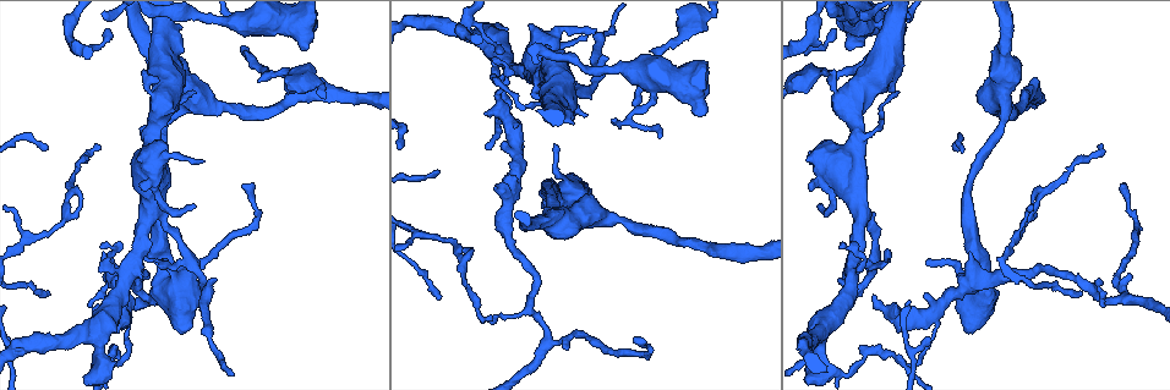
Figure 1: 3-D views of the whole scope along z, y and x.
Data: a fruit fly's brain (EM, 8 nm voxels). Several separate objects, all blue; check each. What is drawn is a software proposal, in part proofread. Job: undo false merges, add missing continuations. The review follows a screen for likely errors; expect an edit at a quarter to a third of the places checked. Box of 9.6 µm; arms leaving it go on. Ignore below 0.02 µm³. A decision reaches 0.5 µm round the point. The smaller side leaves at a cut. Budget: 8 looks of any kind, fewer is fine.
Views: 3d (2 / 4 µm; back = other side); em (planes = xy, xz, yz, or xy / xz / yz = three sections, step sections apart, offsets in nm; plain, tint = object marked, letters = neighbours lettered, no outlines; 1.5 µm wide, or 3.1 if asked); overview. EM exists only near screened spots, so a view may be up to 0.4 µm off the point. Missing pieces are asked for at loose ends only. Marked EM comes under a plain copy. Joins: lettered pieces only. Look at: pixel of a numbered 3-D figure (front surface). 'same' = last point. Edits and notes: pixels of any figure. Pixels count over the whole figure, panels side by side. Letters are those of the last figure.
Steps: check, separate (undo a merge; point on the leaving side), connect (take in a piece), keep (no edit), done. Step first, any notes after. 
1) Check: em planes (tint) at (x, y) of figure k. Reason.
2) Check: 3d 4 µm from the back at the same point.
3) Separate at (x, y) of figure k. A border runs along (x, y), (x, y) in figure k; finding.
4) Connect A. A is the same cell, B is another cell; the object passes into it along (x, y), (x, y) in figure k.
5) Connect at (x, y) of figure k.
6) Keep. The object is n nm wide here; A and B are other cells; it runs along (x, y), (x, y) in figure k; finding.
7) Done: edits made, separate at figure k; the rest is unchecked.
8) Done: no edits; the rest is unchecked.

Check: 3d 4 µm from the back at (495, 59) of figure 1. An open end.

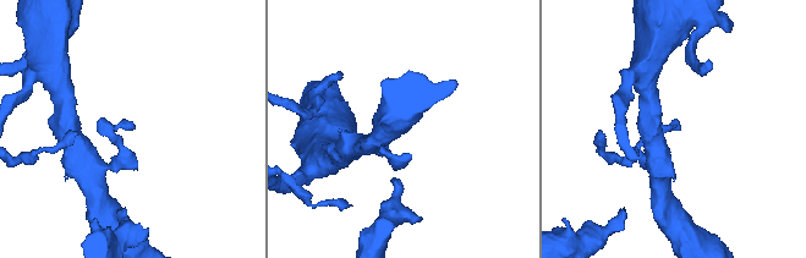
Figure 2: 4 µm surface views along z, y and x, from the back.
Check: em planes (tint) at (675, 130) of figure 2.

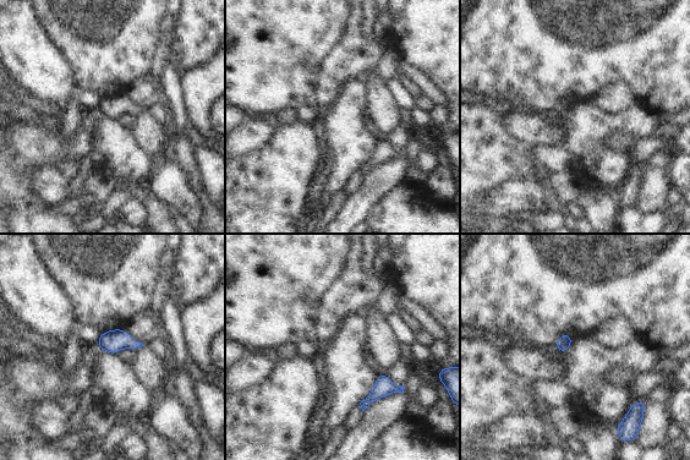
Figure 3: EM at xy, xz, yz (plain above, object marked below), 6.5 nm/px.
Check: em planes (letters) at the same point.

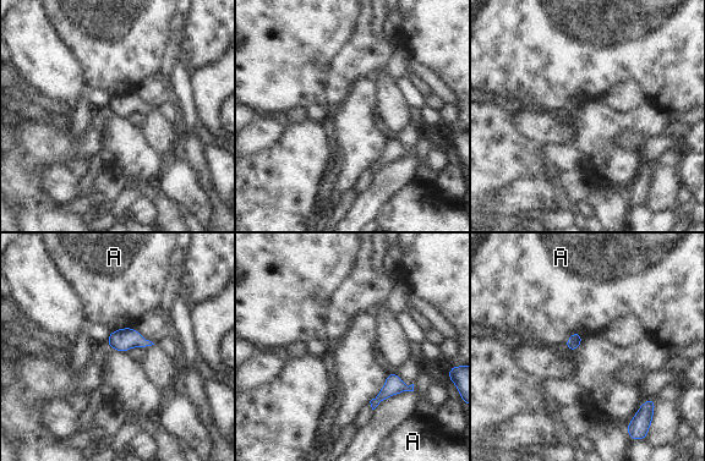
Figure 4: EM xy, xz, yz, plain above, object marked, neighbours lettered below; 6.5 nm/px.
Keep. A is another cell; a border runs along (578, 329), (568, 338), (564, 347) in figure 4; no lettered piece goes on from it.

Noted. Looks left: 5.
Check: em yz step 8 (letters) at (935, 330) of figure 1. Small branch off a trunk.

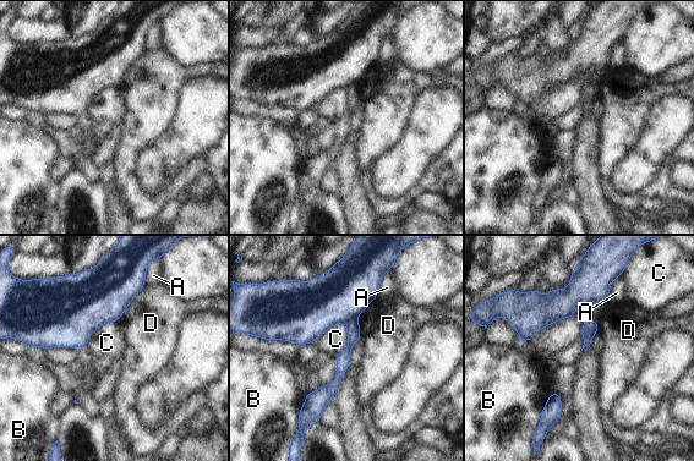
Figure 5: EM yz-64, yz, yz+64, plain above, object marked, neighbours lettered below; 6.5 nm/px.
Separate at (344, 291) of figure 5. A, B, C and D are other cells; a border runs along (356, 317), (350, 317), (345, 323) in figure 5; a second neuron is stuck on.

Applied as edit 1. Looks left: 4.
Done: edits made, separate at figure 5; the rest is unchecked.

